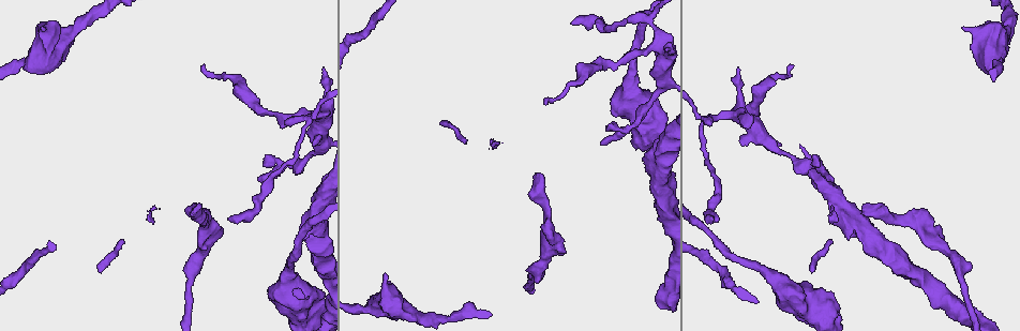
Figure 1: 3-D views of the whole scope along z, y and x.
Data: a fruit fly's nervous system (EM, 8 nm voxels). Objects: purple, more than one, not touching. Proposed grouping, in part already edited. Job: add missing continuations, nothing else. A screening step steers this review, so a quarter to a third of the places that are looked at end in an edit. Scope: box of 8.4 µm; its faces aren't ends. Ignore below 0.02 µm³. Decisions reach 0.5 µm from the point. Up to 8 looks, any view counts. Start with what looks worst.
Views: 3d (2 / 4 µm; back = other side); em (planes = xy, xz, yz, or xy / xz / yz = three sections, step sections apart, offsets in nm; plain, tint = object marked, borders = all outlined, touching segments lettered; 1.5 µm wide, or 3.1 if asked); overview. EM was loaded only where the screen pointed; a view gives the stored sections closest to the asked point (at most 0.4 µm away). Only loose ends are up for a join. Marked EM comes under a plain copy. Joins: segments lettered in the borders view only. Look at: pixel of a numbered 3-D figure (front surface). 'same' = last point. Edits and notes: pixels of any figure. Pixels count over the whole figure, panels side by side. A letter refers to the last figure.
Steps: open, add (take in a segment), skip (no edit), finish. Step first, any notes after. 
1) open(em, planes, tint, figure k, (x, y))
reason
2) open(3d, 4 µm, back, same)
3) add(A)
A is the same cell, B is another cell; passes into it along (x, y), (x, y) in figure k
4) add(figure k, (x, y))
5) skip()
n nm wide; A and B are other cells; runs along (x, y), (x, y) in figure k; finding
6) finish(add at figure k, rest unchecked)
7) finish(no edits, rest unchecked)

open(em, planes, borders, figure 1, (714, 217))
an open end

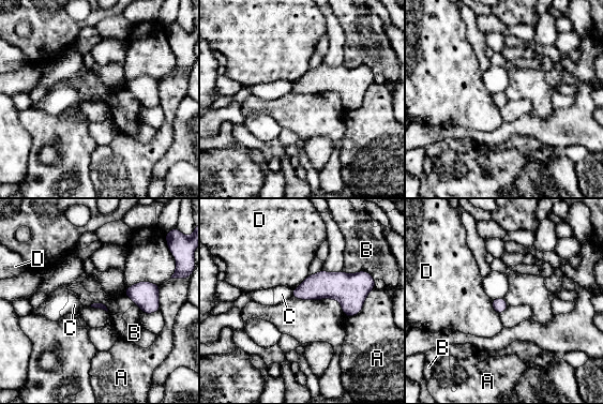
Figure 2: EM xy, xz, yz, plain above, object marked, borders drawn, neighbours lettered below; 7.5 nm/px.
skip()
A, B, C and D are other cells; border along (294, 289), (291, 296) in figure 2; none of them fits

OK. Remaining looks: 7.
open(em, planes, borders, figure 1, (961, 27))
branch stops here

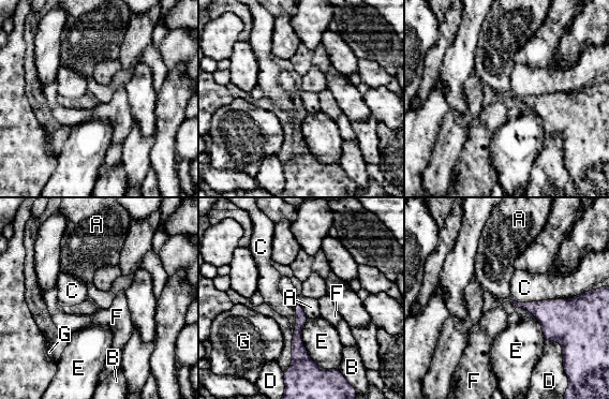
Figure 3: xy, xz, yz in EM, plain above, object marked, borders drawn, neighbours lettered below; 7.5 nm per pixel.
skip()
A, B, C, D, E, F and G are other cells; runs along (297, 306), (297, 348), (301, 365) in figure 3; no lettered segment goes on from it

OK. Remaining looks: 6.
open(em, planes, tint, figure 1, (285, 121))
branch stops here

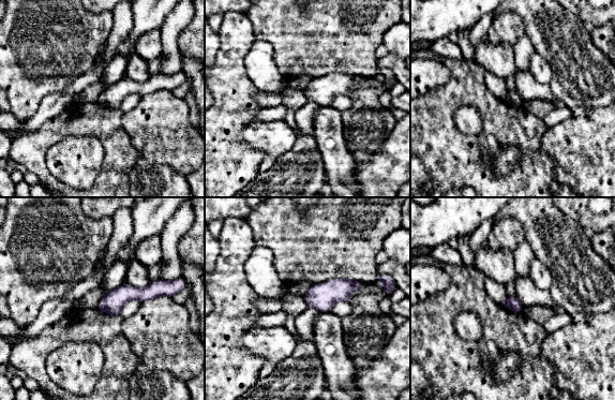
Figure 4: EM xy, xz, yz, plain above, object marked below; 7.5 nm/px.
open(em, planes, borders, same)

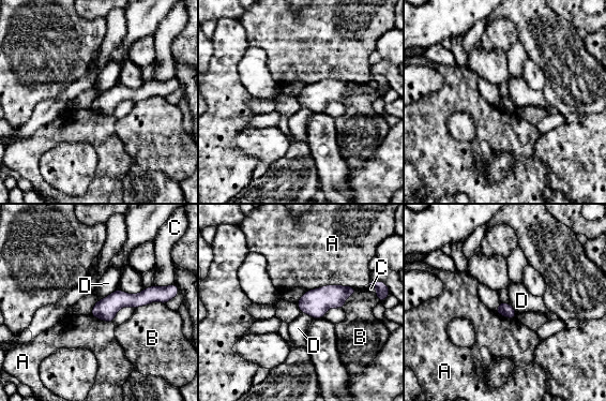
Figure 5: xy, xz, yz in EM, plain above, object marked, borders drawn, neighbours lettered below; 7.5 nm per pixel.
skip()
A, B, C and D are other cells; runs along (158, 295), (116, 300), (94, 313) in figure 5; none of them fits

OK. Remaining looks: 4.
finish(no edits, rest unchecked)

